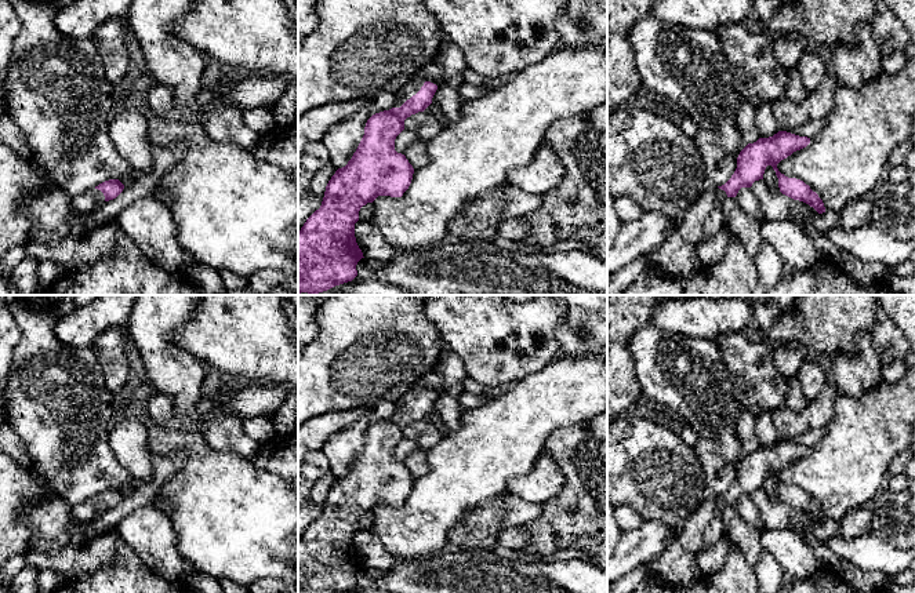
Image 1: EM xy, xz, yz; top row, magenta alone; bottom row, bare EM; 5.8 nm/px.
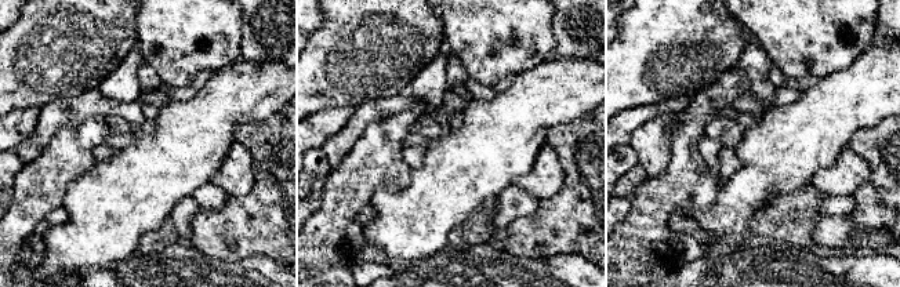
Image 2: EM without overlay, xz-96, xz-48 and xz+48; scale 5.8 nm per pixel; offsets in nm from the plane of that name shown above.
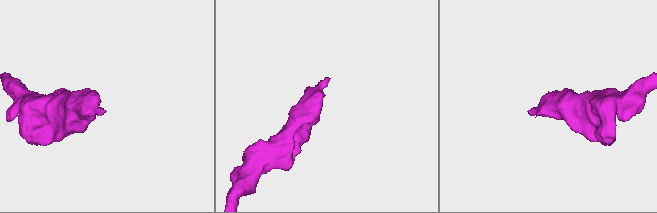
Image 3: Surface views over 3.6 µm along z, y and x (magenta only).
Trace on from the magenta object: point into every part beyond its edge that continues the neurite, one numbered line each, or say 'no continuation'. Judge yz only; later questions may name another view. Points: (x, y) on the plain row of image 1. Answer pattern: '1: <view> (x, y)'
1: yz (690, 537)

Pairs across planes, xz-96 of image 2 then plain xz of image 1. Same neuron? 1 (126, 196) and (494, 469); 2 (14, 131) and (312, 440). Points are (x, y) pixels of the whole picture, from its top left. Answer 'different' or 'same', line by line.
1: same
2: same

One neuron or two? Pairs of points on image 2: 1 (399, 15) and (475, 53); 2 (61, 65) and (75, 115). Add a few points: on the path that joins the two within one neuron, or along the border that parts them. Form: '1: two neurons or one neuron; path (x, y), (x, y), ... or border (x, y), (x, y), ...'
1: two neurons; border (436, 14), (442, 24), (446, 47)
2: two neurons; border (97, 87), (76, 95), (60, 97), (40, 106)

